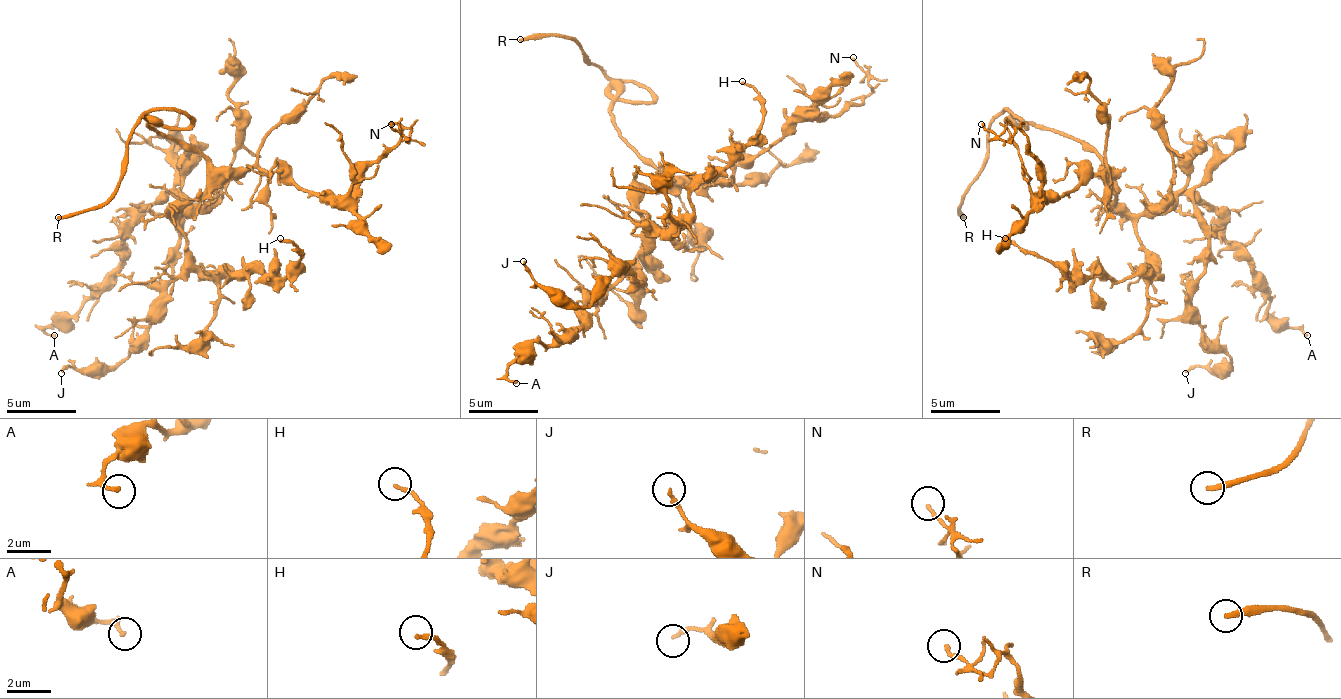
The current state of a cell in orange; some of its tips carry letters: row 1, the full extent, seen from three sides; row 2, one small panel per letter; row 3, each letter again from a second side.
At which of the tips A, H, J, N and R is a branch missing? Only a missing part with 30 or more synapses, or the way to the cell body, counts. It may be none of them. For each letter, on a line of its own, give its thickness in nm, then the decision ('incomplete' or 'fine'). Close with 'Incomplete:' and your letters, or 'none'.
A: calibre 170 nm; fine
H: calibre 180 nm; fine
J: calibre 190 nm; fine
N: calibre 150 nm; fine
R: calibre 240 nm; incomplete
Incomplete: R

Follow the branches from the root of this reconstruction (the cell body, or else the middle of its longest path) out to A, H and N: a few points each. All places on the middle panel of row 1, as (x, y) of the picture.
A: (645, 195), (638, 261), (586, 306), (579, 327), (527, 348), (509, 365), (516, 383)
H: (645, 195), (638, 209), (662, 230), (672, 230), (693, 209), (690, 195), (763, 119), (763, 98), (742, 81)
N: (645, 195), (721, 185), (804, 119), (856, 105), (870, 78), (853, 57)

